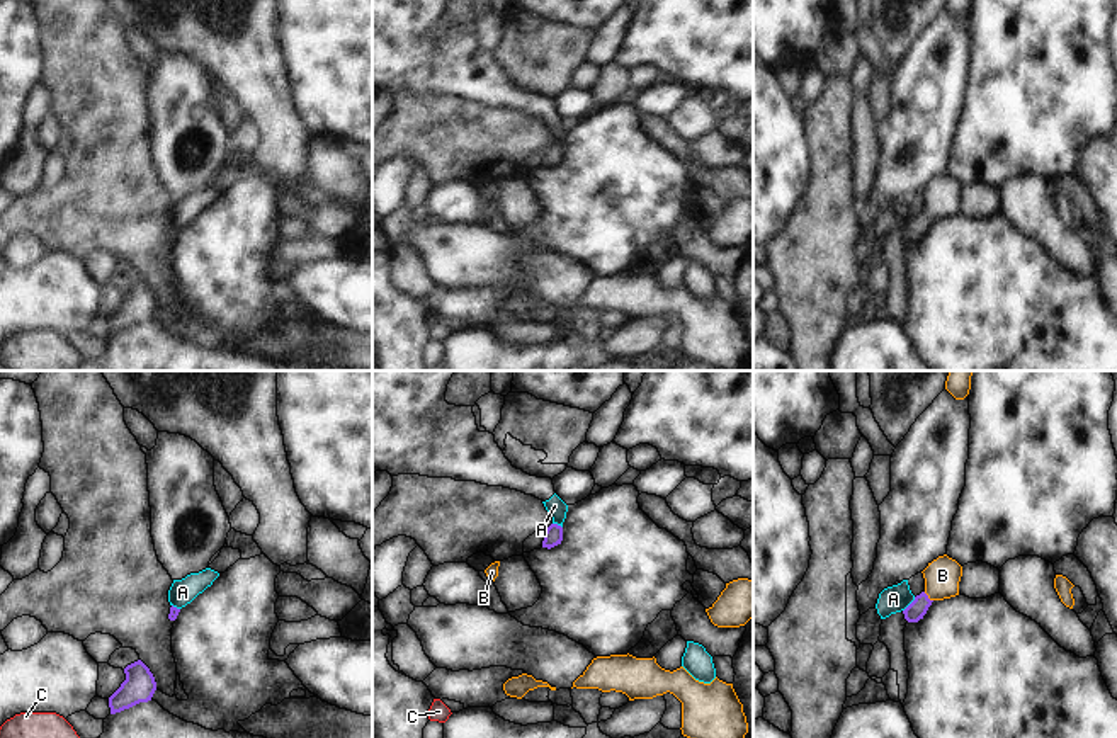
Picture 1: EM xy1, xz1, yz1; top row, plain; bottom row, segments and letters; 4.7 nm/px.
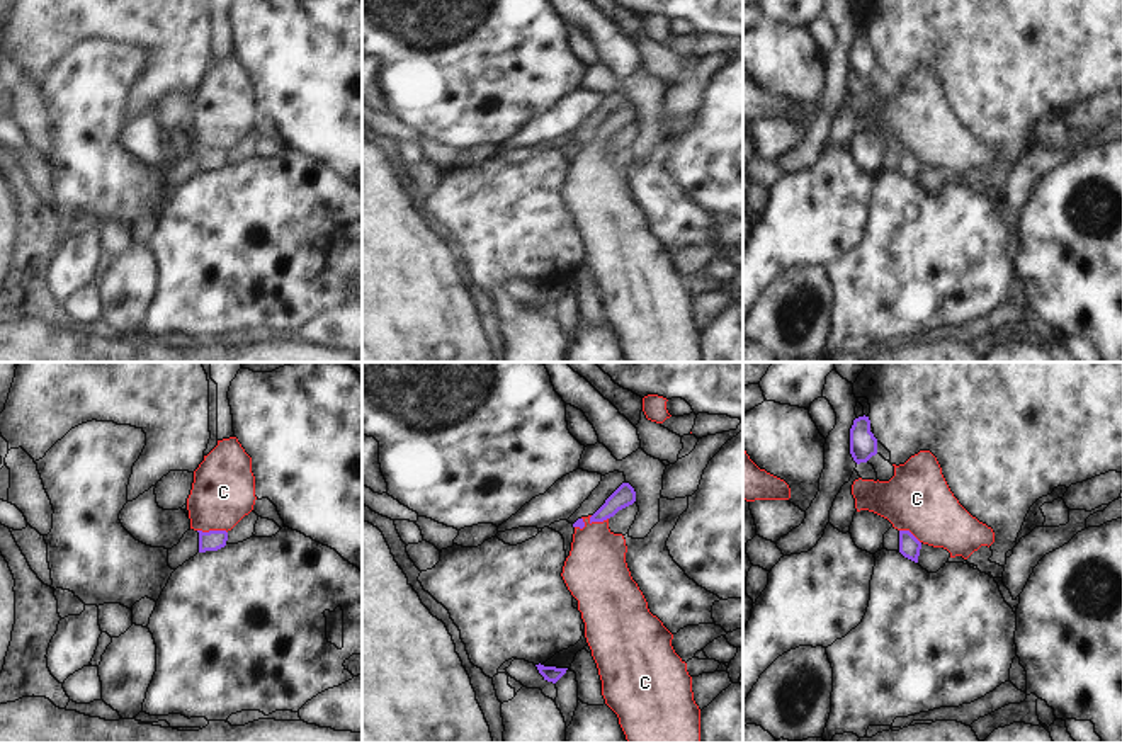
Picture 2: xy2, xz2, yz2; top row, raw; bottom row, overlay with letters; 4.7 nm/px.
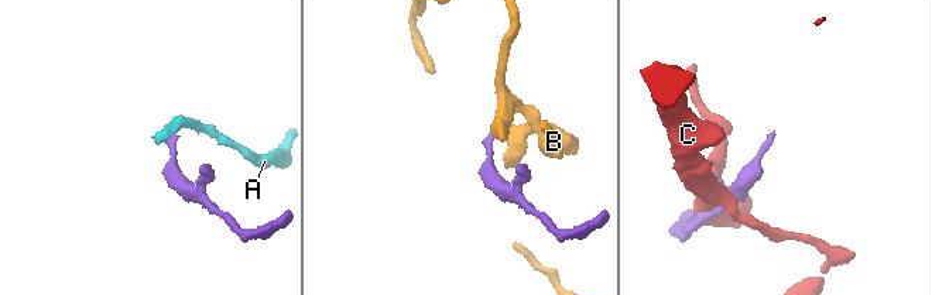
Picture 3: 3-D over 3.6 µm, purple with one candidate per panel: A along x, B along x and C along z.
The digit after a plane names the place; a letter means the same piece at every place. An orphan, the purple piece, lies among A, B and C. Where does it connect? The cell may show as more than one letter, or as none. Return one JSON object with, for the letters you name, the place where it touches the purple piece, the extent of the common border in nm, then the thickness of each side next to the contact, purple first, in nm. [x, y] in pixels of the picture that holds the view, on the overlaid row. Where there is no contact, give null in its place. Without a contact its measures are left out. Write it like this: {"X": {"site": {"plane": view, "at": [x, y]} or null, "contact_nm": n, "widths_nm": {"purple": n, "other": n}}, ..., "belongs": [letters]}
{"B": {"site": {"plane": "yz1", "at": [927, 597]}, "contact_nm": 60, "widths_nm": {"purple": 90, "other": 170}}, "belongs": ["B"]}

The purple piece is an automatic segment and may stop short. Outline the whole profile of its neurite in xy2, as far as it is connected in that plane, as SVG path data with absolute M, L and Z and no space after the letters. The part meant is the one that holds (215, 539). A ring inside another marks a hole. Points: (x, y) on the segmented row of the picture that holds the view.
M209 530L209 532L199 532L199 553L206 551L218 551L226 546L228 532L226 530Z

